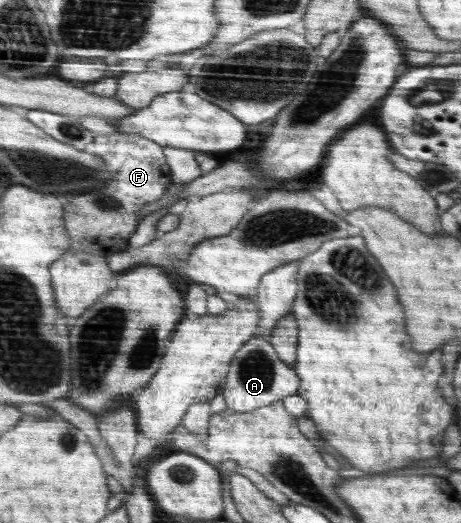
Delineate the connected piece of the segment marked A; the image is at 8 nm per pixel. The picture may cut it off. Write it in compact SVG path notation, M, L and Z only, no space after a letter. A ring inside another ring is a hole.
M252 337L239 348L230 374L223 388L223 395L227 408L234 412L252 412L256 408L267 407L269 404L282 402L284 398L296 394L299 390L300 378L296 374L295 366L280 360L275 347L265 337Z

